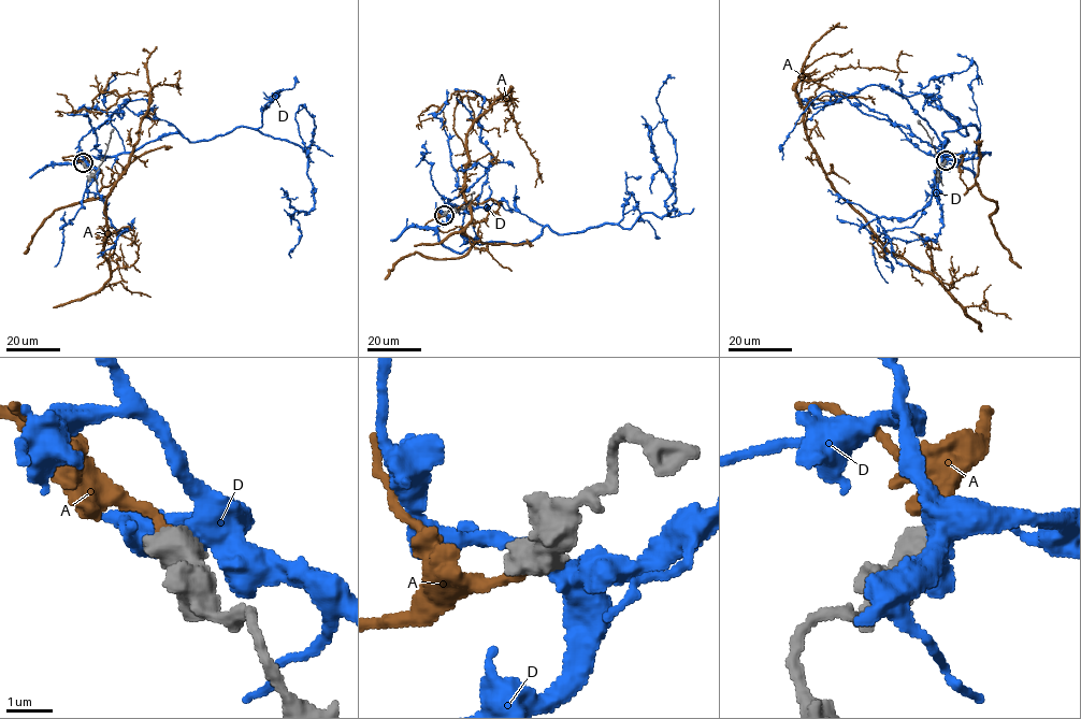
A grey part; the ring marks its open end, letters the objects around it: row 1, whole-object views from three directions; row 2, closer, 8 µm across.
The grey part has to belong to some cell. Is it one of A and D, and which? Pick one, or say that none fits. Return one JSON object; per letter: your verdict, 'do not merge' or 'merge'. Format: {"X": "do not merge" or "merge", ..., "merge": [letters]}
{"A": "merge", "D": "do not merge", "merge": ["A"]}

